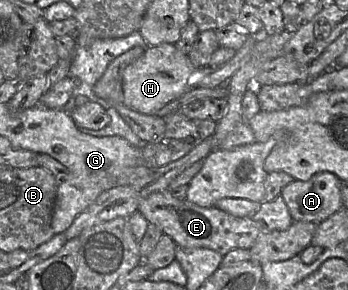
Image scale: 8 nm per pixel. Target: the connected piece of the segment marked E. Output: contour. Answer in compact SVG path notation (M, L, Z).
M169 188L140 199L138 211L150 224L160 228L163 235L172 238L180 249L207 248L224 256L234 249L250 249L261 232L260 226L251 217L236 217L216 207L201 207L186 199L177 199Z

